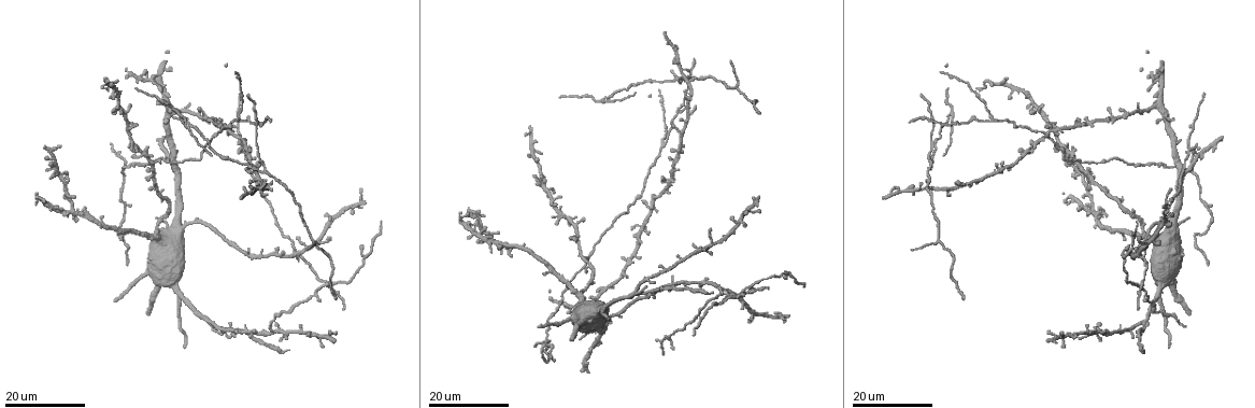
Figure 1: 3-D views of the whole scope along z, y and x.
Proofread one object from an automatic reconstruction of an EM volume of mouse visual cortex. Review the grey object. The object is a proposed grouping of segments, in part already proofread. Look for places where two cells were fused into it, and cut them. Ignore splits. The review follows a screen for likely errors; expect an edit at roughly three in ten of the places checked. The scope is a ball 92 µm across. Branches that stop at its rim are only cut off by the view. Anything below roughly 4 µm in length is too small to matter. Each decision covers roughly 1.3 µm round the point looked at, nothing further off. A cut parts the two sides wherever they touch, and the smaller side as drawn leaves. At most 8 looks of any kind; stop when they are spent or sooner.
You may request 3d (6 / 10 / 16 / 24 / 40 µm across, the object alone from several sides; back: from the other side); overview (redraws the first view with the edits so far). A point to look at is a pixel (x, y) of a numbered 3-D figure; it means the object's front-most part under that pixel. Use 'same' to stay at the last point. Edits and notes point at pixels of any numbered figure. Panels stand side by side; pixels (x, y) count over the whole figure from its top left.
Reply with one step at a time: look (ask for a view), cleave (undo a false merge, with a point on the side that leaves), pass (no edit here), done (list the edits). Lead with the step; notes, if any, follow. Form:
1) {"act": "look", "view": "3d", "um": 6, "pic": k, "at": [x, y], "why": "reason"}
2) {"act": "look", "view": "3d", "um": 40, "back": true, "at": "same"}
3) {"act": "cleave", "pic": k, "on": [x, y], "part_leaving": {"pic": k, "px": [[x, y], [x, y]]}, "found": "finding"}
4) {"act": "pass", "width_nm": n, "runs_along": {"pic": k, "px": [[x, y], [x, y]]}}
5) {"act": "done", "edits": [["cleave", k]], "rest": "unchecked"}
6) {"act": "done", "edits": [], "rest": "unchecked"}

{"act": "look", "view": "3d", "um": 16, "pic": 1, "at": [547, 341], "why": "three arms meet"}

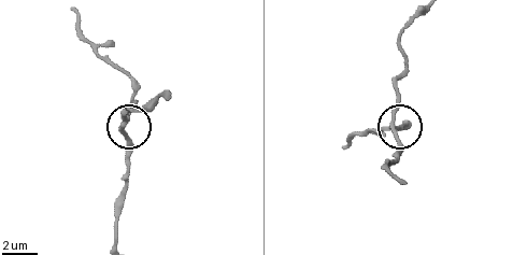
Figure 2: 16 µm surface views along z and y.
{"act": "look", "view": "3d", "um": 6, "pic": 2, "at": [394, 125]}

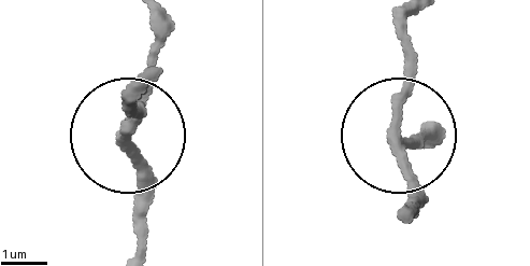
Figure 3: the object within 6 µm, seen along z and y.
{"act": "pass", "runs_along": {"pic": 3, "px": [[148, 78], [125, 136], [159, 19]]}, "found": "all the same cell"}

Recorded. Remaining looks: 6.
{"act": "look", "view": "3d", "um": 16, "pic": 1, "at": [178, 114], "why": "three arms meet"}

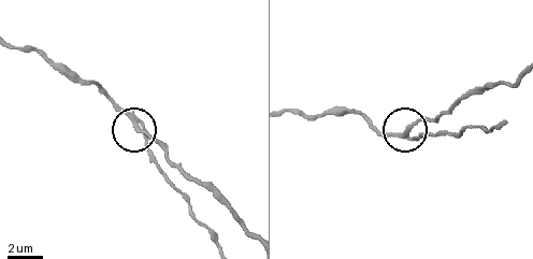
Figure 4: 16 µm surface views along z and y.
{"act": "look", "view": "3d", "um": 6, "pic": 4, "at": [141, 124], "why": "zoom in"}

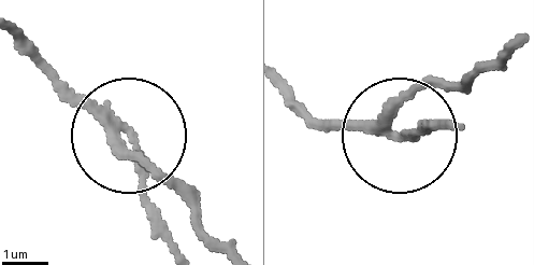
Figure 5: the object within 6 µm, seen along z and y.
{"act": "cleave", "pic": 5, "on": [142, 187], "side_arm_um": 14, "part_leaving": {"pic": 5, "px": [[125, 130], [168, 253]]}, "found": "two cells meet here"}

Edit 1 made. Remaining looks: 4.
{"act": "look", "view": "3d", "um": 24, "pic": 1, "at": [241, 121], "why": "three-way junction"}

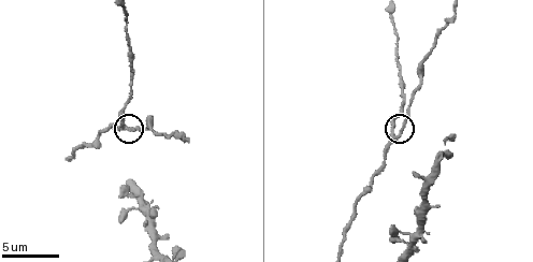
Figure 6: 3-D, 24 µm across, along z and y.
{"act": "look", "view": "3d", "um": 6, "pic": 6, "at": [394, 136], "why": "zoom in"}

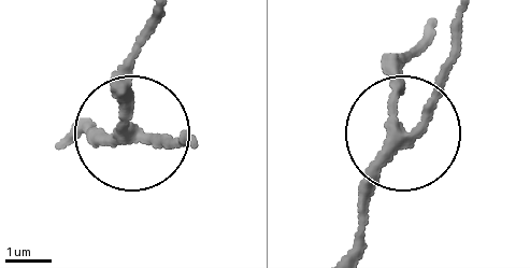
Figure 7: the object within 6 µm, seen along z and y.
{"act": "look", "view": "3d", "um": 6, "back": true, "pic": 7, "at": [135, 136]}

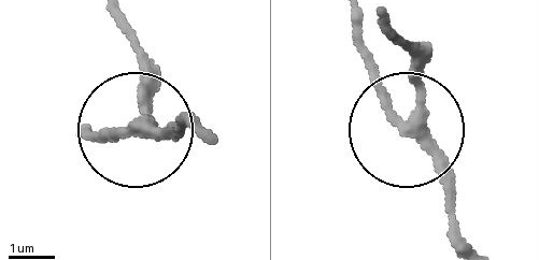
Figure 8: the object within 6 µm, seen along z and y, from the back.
{"act": "pass", "width_nm": 240, "runs_along": {"pic": 8, "px": [[472, 242], [445, 173], [407, 127], [414, 49]]}, "found": "one cell here"}

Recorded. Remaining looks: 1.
{"act": "done", "edits": [["cleave", 5]], "rest": "unchecked"}

